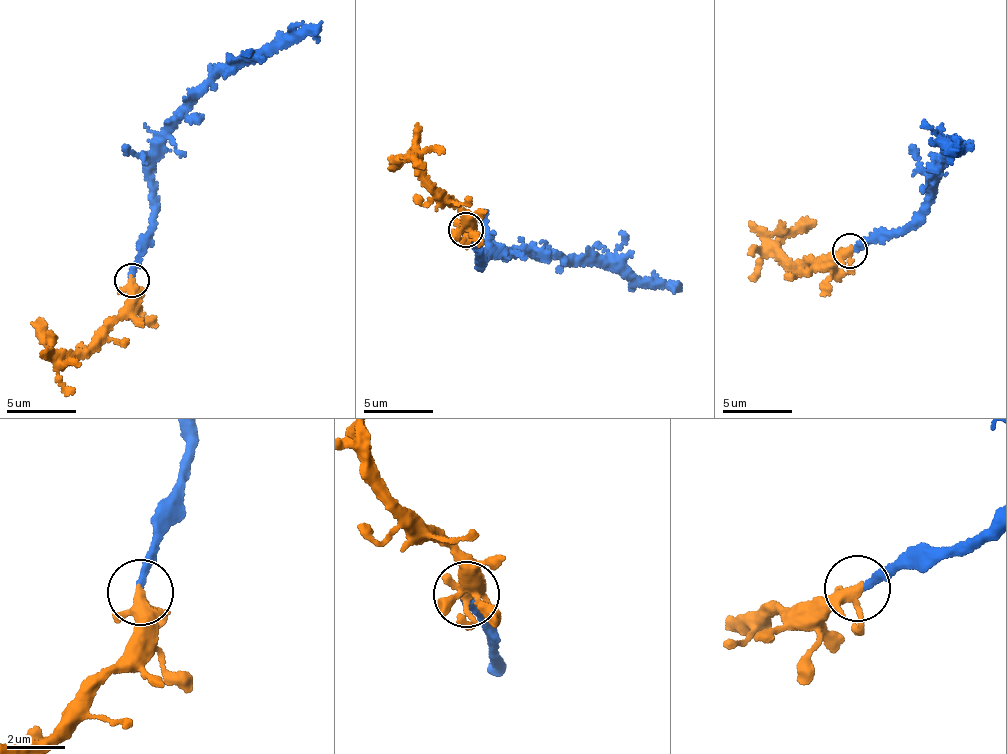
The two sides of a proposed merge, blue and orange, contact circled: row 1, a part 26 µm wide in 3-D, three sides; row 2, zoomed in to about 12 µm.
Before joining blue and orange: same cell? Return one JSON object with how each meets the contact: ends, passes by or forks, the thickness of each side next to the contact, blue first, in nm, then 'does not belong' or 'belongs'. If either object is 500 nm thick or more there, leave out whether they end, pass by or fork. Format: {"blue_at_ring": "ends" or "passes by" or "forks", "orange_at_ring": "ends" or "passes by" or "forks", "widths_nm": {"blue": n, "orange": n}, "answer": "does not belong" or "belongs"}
{"blue_at_ring": "ends", "orange_at_ring": "forks", "widths_nm": {"blue": 200, "orange": 280}, "answer": "belongs"}

